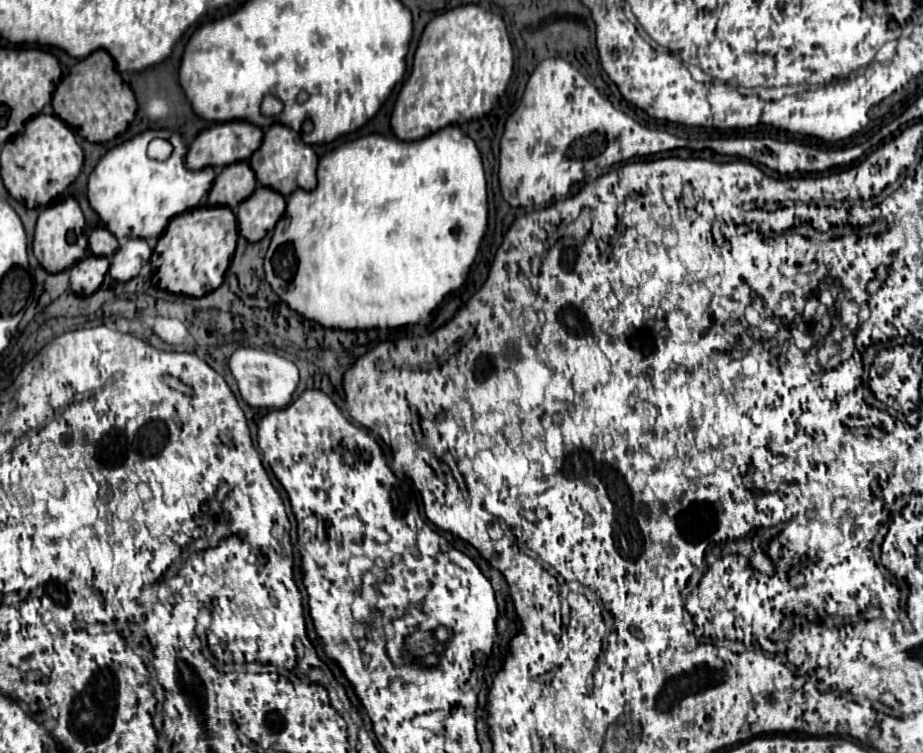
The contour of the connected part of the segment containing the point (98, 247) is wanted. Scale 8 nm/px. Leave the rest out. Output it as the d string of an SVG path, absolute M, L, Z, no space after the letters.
M94 229L92 235L88 237L88 247L94 255L112 257L118 249L118 241L108 229Z

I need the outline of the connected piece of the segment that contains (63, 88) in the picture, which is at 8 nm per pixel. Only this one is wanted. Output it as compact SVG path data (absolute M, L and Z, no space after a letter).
M98 49L86 59L78 61L60 81L52 97L52 107L54 113L84 139L90 143L102 143L126 131L136 115L136 97L116 71L114 59L104 49Z

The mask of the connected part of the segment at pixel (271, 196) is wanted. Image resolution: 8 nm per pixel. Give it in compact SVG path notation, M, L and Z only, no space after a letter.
M258 187L238 209L240 235L248 241L264 239L282 219L284 207L286 203L280 193L274 193L274 189Z

